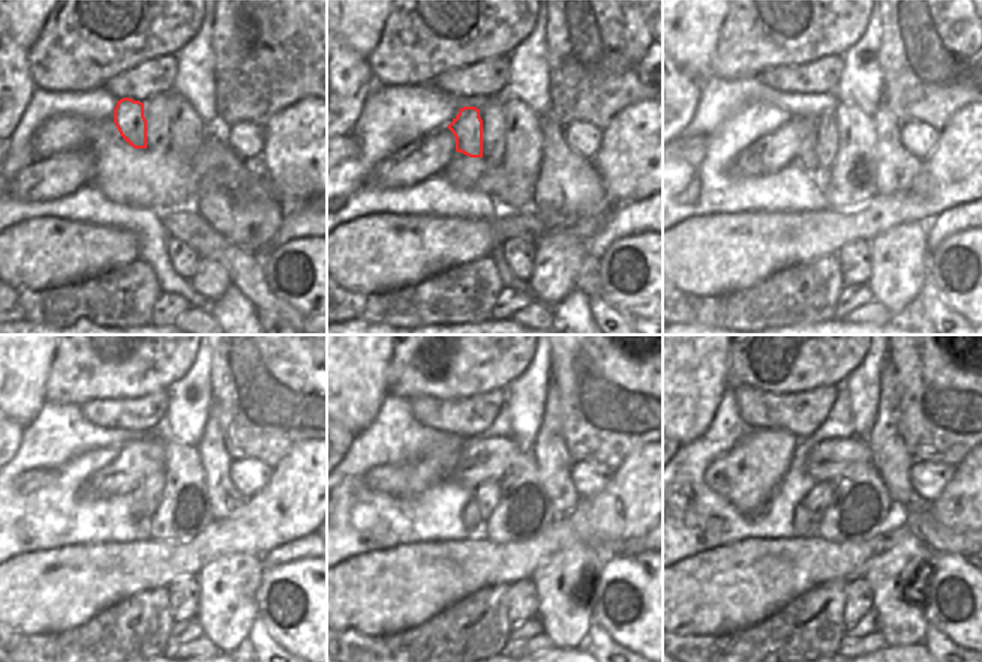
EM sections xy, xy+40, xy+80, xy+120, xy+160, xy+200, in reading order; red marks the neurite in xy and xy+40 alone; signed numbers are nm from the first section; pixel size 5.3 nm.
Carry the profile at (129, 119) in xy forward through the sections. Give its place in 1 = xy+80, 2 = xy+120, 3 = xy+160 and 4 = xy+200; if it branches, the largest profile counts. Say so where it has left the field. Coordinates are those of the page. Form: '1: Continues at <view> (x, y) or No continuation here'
1: Continues at xy+80 (807, 152)
2: Continues at xy+120 (137, 494)
3: Continues at xy+160 (470, 515)
4: Continues at xy+200 (804, 527)

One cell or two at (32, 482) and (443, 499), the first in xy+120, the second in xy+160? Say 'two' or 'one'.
two

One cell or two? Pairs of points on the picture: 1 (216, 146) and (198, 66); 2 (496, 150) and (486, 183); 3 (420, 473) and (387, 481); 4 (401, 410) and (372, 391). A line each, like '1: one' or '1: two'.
1: two
2: two
3: one
4: two

